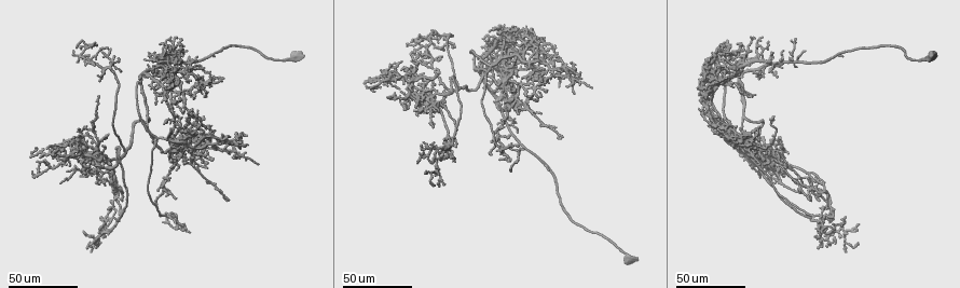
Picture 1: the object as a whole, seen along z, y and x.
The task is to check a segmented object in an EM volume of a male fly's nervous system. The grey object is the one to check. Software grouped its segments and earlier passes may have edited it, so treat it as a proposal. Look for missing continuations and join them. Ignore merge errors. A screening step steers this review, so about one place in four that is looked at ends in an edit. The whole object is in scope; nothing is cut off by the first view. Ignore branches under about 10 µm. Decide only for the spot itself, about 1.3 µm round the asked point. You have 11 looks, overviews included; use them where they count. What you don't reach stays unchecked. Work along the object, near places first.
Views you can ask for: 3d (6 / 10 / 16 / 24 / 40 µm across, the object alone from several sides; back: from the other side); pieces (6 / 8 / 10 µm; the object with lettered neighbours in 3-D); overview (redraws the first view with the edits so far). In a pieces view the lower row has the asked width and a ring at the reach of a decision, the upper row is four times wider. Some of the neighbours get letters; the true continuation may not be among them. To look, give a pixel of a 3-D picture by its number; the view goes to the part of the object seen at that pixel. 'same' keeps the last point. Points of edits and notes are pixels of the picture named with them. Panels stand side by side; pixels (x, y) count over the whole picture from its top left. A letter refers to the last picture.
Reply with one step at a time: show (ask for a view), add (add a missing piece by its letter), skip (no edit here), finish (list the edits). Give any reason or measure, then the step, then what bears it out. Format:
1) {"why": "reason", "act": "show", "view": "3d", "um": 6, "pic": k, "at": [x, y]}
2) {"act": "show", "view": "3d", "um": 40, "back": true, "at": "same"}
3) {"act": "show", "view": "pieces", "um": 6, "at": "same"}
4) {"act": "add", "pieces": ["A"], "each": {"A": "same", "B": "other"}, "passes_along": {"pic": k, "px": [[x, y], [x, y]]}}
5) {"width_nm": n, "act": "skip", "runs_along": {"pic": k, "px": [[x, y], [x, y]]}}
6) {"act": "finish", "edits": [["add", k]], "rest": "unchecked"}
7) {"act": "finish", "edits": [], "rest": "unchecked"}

{"why": "long arm stops here", "act": "show", "view": "3d", "um": 24, "pic": 1, "at": [165, 211]}

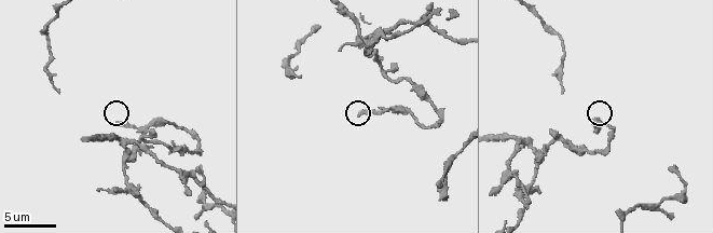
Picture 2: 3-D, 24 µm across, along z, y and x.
{"act": "show", "view": "3d", "um": 10, "pic": 2, "at": [360, 112]}

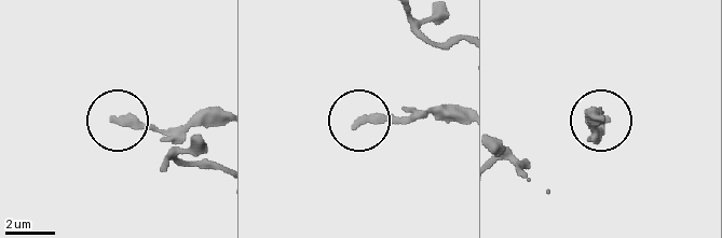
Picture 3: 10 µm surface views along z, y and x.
{"act": "show", "view": "pieces", "um": 6, "pic": 3, "at": [356, 125]}

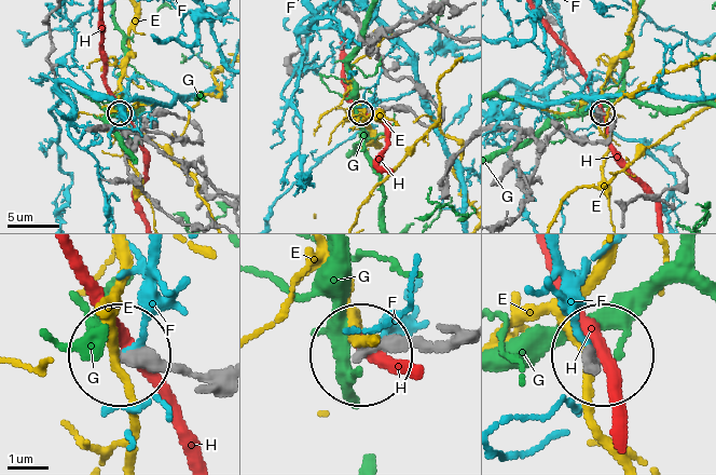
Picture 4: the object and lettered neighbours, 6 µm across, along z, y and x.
{"act": "skip", "each": {"E": "other", "F": "other", "G": "other", "H": "other"}, "found": "no lettered piece goes on from it"}

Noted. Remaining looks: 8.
{"why": "an open end", "act": "show", "view": "3d", "um": 40, "pic": 1, "at": [503, 42]}

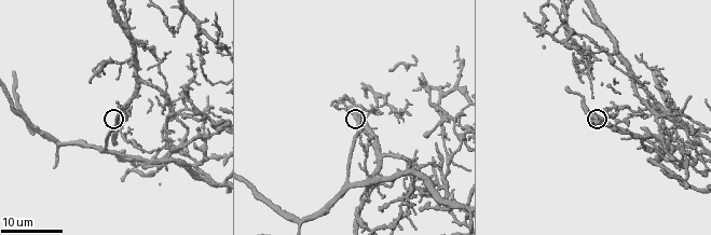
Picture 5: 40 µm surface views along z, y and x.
{"act": "show", "view": "pieces", "um": 10, "pic": 5, "at": [359, 116]}

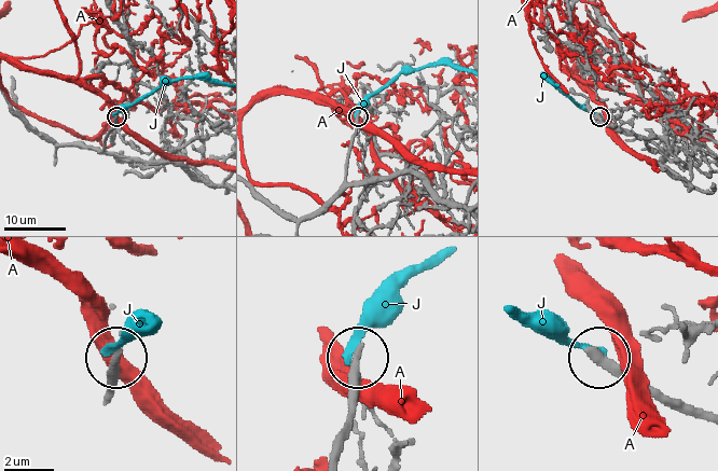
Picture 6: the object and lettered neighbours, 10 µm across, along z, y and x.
{"act": "skip", "each": {"A": "other", "J": "other"}, "runs_along": {"pic": 6, "px": [[696, 416], [672, 407], [599, 357]]}, "found": "no lettered piece goes on from it"}

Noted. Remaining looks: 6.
{"why": "free end", "act": "show", "view": "3d", "um": 40, "pic": 1, "at": [189, 55]}

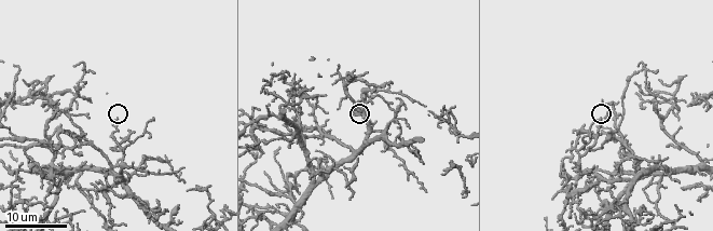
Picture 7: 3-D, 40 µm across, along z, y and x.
{"act": "show", "view": "pieces", "um": 10, "pic": 7, "at": [116, 118]}

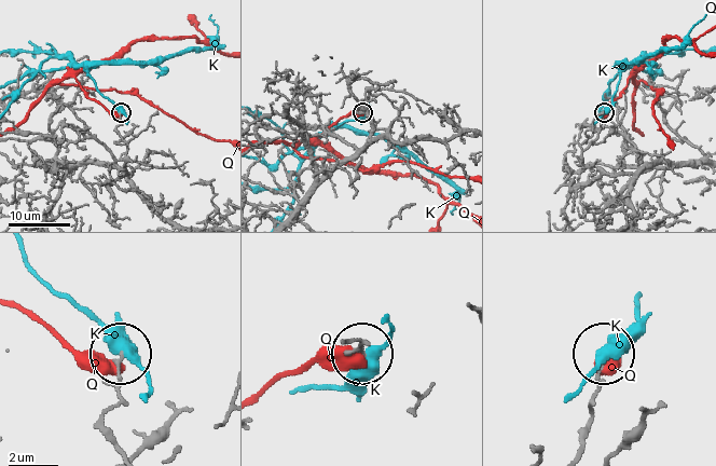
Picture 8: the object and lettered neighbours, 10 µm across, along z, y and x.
{"act": "skip", "each": {"K": "other", "Q": "other"}, "runs_along": {"pic": 8, "px": [[578, 451], [601, 377], [601, 354]]}, "found": "no lettered piece goes on from it"}

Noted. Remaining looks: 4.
{"why": "end of a long branch", "act": "show", "view": "3d", "um": 24, "pic": 1, "at": [73, 50]}

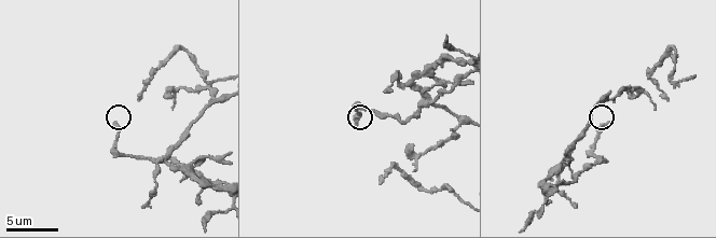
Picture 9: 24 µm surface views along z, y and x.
{"why": "what lies round it", "act": "show", "view": "pieces", "um": 6, "pic": 9, "at": [610, 125]}

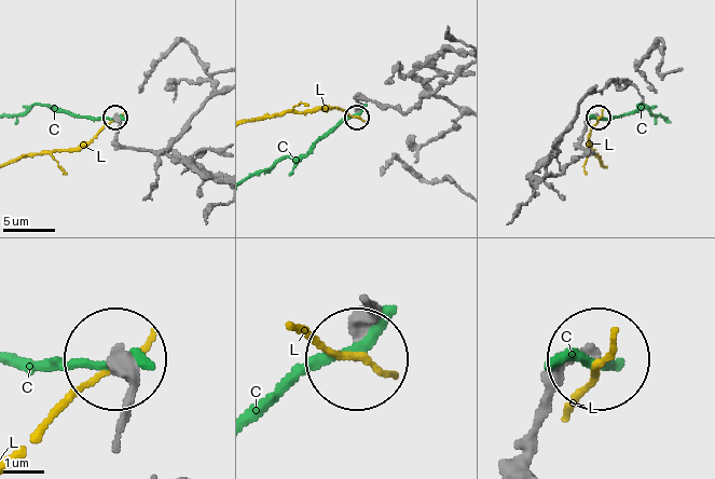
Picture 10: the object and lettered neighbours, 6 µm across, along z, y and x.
{"width_nm": 240, "act": "skip", "each": {"C": "other", "L": "other"}, "found": "none of them fits"}

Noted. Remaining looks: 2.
{"why": "an open end", "act": "show", "view": "3d", "um": 24, "pic": 1, "at": [519, 81]}

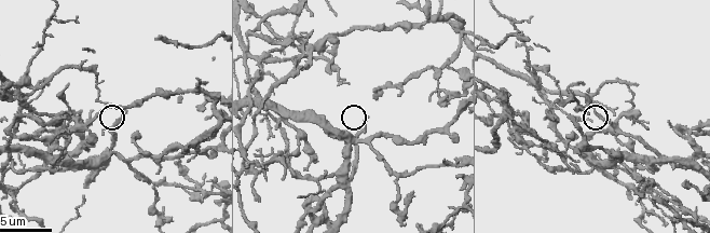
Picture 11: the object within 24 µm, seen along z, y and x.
{"act": "show", "view": "pieces", "um": 8, "pic": 11, "at": [592, 106]}

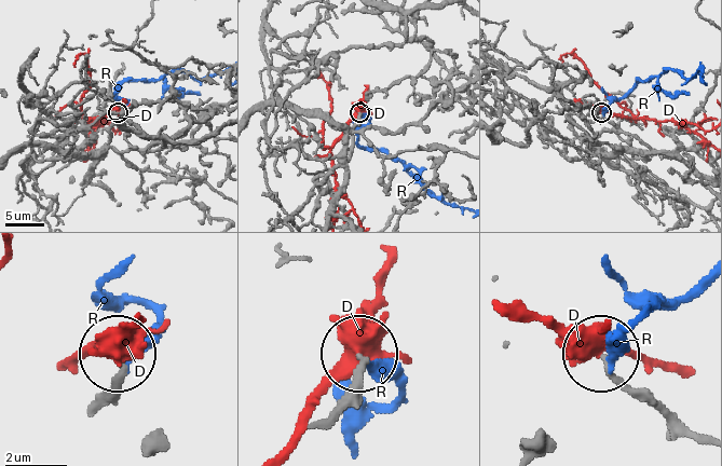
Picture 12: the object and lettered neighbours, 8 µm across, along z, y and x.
{"act": "add", "pieces": ["R"], "each": {"D": "other", "R": "same"}, "passes_along": {"pic": 12, "px": [[686, 434], [635, 395], [609, 361], [655, 305], [696, 292]]}, "found": "the neuron continues"}

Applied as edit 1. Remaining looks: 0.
{"act": "finish", "edits": [["add", 12]], "rest": "unchecked"}

